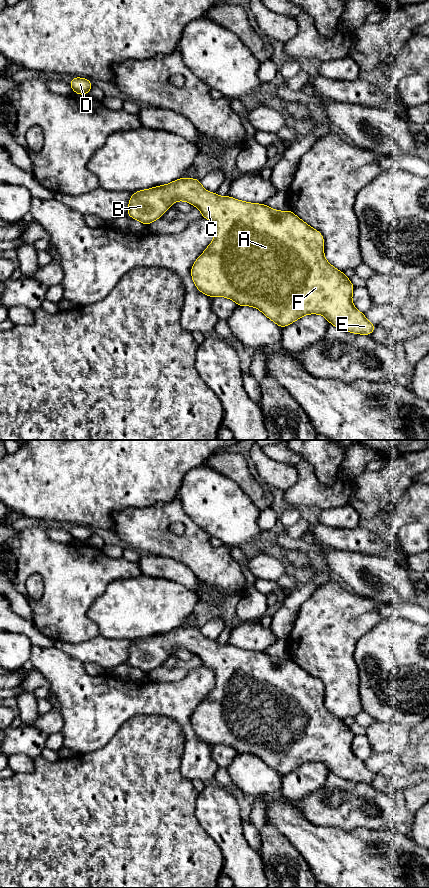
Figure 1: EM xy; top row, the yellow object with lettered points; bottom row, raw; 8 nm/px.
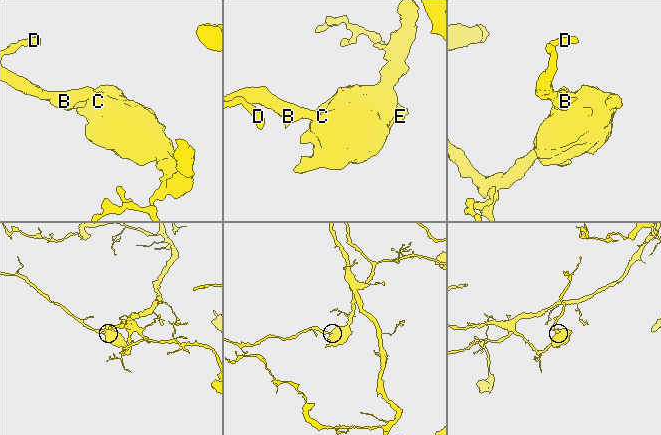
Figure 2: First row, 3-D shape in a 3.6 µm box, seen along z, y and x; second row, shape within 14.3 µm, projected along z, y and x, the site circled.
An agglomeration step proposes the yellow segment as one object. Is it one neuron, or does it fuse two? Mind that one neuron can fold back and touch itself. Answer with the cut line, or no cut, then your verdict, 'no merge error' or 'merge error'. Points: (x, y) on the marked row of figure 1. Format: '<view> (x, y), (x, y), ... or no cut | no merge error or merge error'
no cut | no merge error

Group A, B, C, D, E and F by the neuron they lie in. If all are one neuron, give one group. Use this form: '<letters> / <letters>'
A B C D E F

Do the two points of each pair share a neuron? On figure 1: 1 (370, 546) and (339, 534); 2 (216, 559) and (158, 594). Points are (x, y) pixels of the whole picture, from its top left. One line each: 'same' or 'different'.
1: same
2: different

